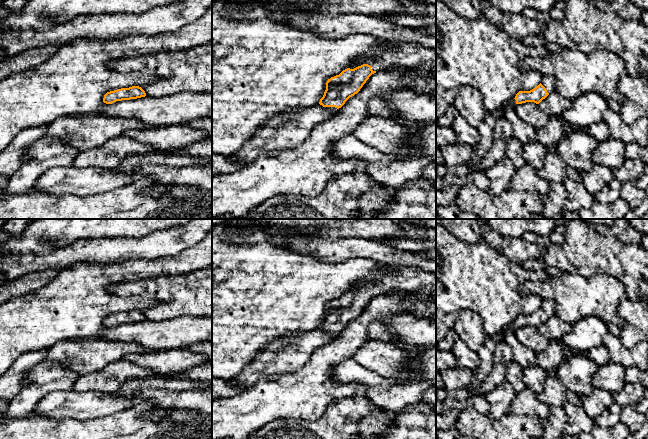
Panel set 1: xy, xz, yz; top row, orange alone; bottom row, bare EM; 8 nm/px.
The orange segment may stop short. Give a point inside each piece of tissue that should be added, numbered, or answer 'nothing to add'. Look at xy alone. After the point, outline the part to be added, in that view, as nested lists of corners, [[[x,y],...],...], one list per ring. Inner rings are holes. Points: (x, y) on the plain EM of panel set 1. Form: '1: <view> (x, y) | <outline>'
nothing to add

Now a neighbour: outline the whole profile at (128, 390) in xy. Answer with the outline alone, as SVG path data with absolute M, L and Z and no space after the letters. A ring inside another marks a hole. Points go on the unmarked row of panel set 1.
M157 375L142 379L127 379L116 394L120 397L133 400L135 399L135 395L145 388L183 391L194 388L201 389L209 385L211 384L202 380Z

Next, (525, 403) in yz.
M526 388L518 393L512 401L512 413L517 415L535 415L540 419L546 419L549 415L549 406L541 403L536 398L536 393Z

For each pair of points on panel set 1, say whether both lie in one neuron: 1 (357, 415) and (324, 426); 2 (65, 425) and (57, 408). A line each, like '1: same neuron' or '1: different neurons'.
1: same neuron
2: different neurons

